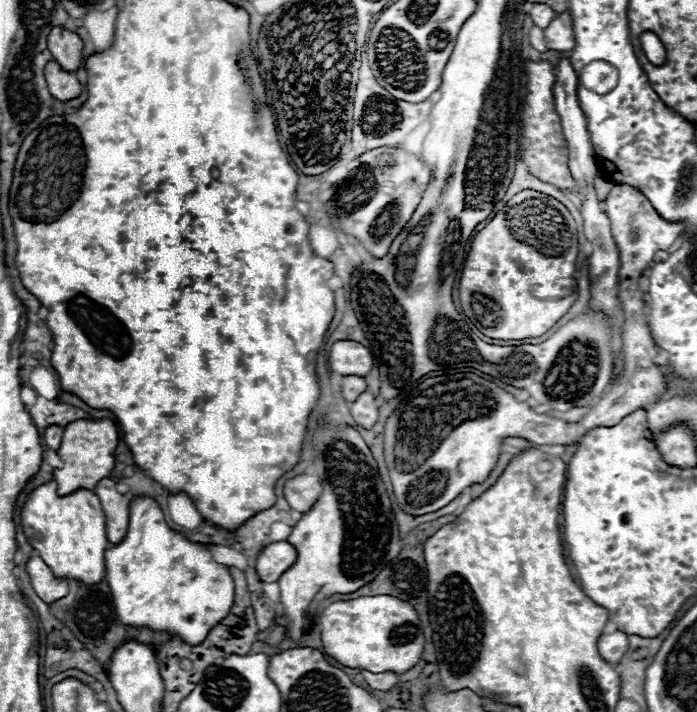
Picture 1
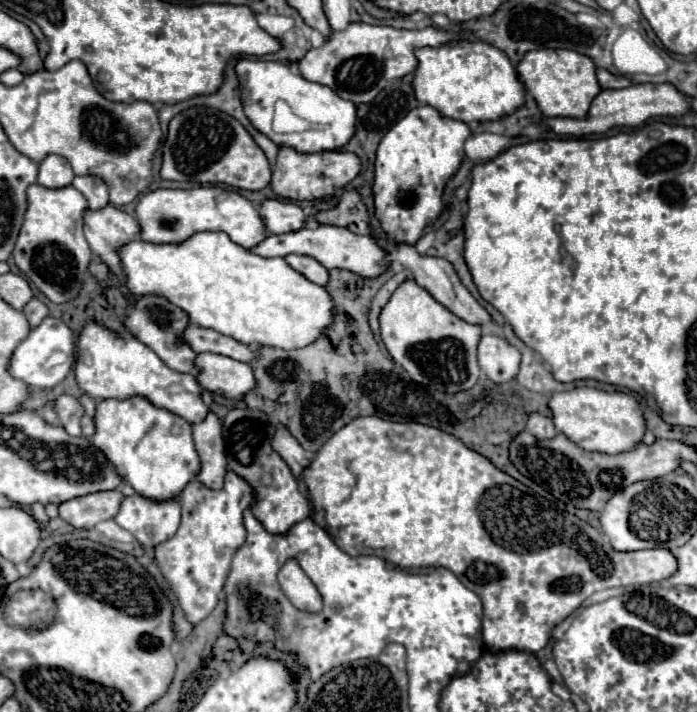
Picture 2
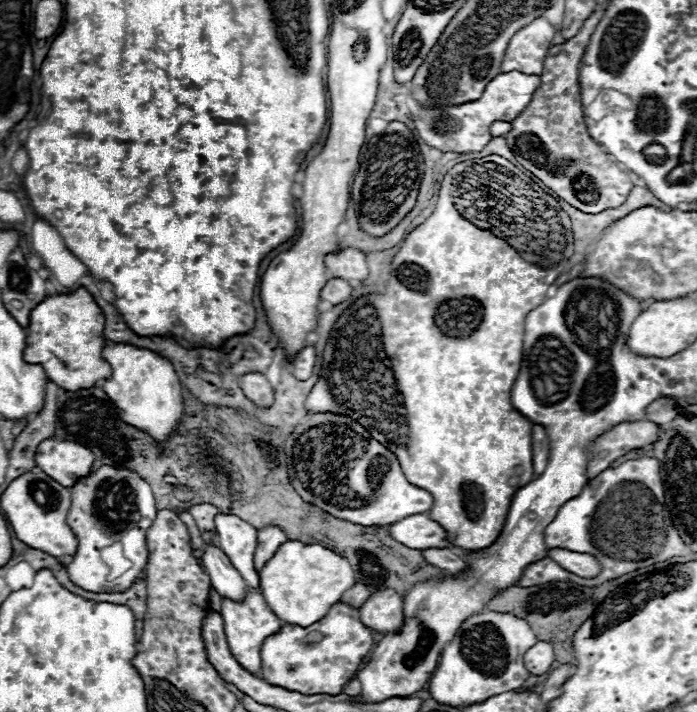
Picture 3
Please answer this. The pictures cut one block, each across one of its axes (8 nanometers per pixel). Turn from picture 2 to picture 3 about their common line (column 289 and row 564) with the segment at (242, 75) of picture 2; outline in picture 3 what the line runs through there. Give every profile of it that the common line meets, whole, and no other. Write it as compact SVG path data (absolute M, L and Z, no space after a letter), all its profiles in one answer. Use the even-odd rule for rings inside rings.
M100 466L98 470L92 470L88 476L80 478L72 488L70 488L70 512L66 516L68 526L72 528L74 536L78 538L78 548L76 554L70 558L70 564L66 566L70 580L90 592L122 592L126 588L130 588L134 584L136 578L142 576L144 566L148 562L148 550L146 550L146 530L152 526L154 518L156 518L156 504L154 504L154 494L152 488L148 486L148 482L144 482L136 472L132 470L124 470L124 468L114 468L114 466ZM98 498L106 498L106 510L104 510L104 518L108 518L108 522L112 524L114 532L110 532L102 520L98 518L100 514L100 506L98 506ZM118 514L136 514L136 518L140 520L116 520ZM114 542L122 542L124 550L126 546L132 552L126 552L128 558L132 560L132 564L127 571L115 572L103 559L100 558L100 550L104 546L110 546Z

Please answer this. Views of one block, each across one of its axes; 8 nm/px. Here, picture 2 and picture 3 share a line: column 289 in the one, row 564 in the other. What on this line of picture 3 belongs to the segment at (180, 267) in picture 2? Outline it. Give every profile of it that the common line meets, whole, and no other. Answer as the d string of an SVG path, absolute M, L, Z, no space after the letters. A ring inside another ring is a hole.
M286 540L276 554L260 570L260 590L266 606L288 624L302 628L322 620L330 606L340 602L342 594L354 584L354 570L346 558L320 544L302 544L298 540Z

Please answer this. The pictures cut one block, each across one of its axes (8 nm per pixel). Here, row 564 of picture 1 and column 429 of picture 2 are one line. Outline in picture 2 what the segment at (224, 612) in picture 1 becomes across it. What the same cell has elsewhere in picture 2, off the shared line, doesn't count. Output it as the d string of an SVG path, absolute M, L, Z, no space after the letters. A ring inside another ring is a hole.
M418 106L406 114L382 138L376 152L374 204L376 218L396 242L416 244L424 228L444 210L444 186L458 172L464 158L464 142L472 134L466 122L442 118L432 106Z

